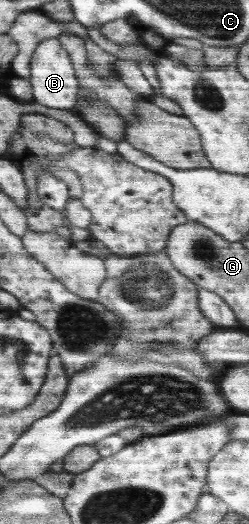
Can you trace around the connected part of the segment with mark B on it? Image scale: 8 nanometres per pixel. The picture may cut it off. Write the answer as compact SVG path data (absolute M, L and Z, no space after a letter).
M49 38L38 42L30 59L31 74L27 80L32 89L32 98L37 104L47 108L59 108L59 110L71 110L75 108L76 95L78 94L78 82L75 70L68 66L68 62L60 41Z

